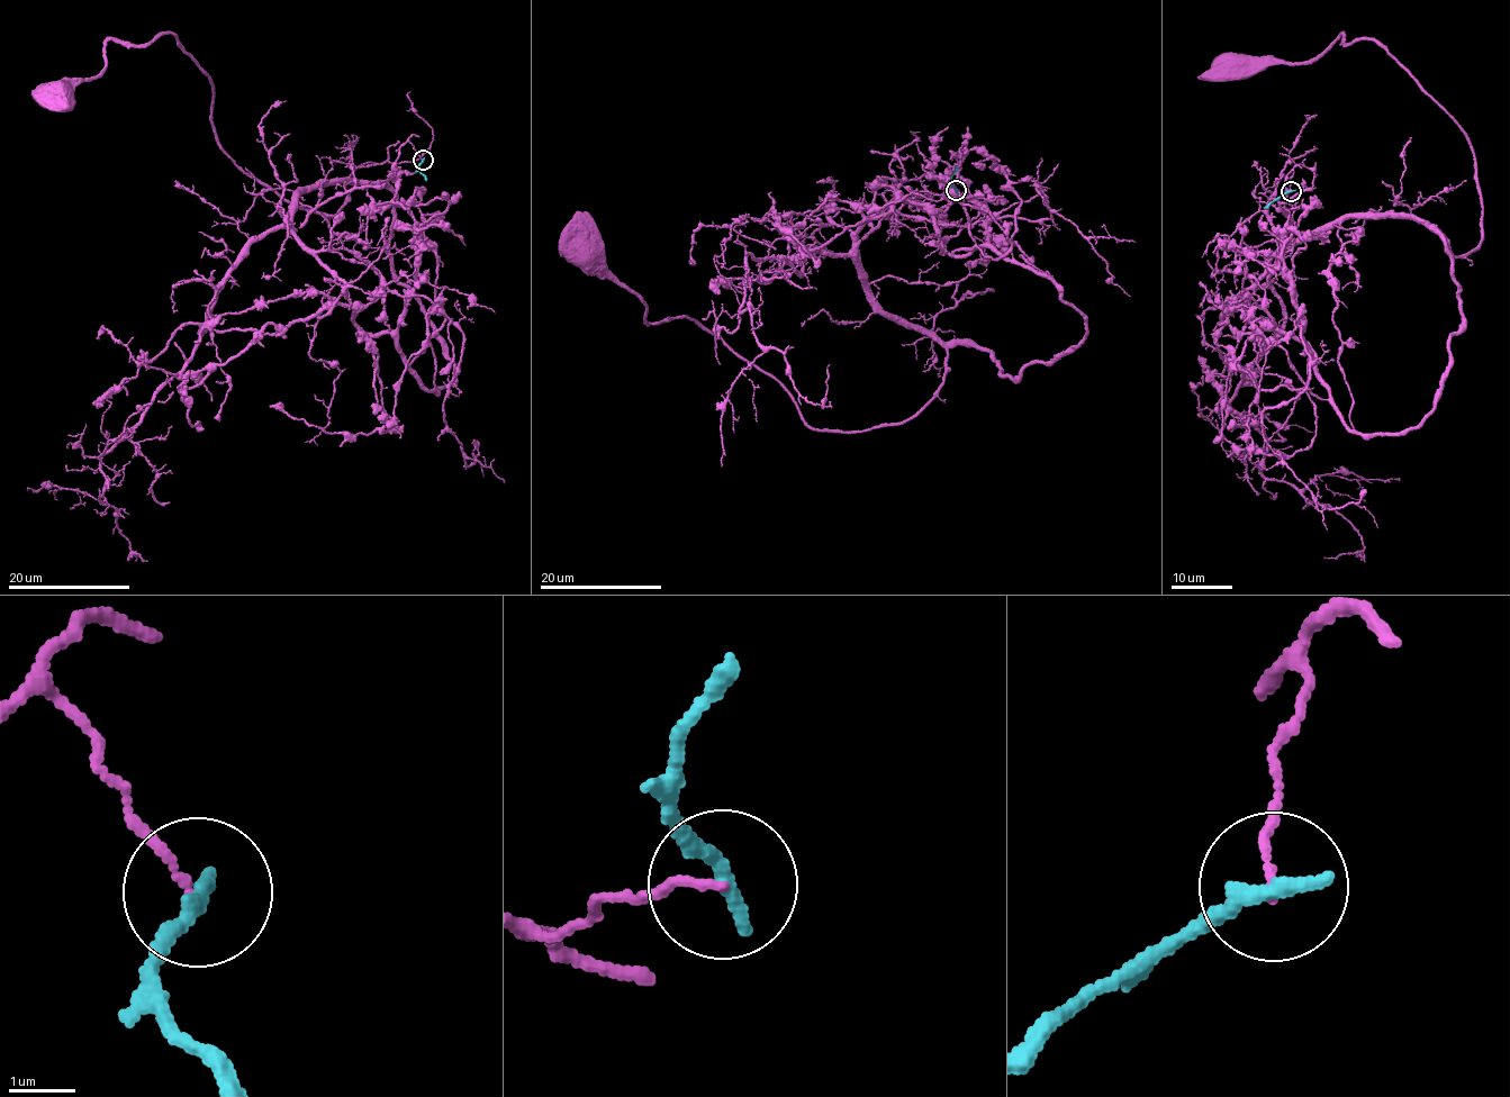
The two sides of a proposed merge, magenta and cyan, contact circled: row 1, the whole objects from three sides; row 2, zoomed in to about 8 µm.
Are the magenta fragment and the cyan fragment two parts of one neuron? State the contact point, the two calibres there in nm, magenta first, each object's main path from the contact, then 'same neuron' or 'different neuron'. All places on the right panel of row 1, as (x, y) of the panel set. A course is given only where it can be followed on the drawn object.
(1291, 191) | 130/320 nm | magenta via (1290, 191), (1292, 242), (1375, 216), (1455, 256), (1481, 236), (1470, 138), (1376, 41), (1232, 66) | cyan via (1290, 191), (1264, 208) | different neuron

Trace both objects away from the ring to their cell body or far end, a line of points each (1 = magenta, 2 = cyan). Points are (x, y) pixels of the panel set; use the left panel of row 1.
1: (423, 160), (295, 228), (356, 186), (312, 212), (249, 175), (172, 33), (62, 94)
2: (423, 160), (418, 170), (424, 181)

